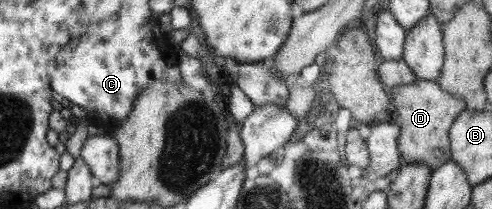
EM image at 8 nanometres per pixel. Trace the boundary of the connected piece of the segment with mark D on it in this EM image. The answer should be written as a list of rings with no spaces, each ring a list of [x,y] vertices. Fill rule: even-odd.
[[[417,79],[412,85],[398,85],[392,87],[390,98],[396,109],[397,117],[392,121],[400,128],[397,138],[398,151],[406,163],[422,163],[434,171],[442,163],[451,159],[449,127],[465,111],[465,100],[458,95],[450,95],[442,91],[436,81],[424,81]]]

